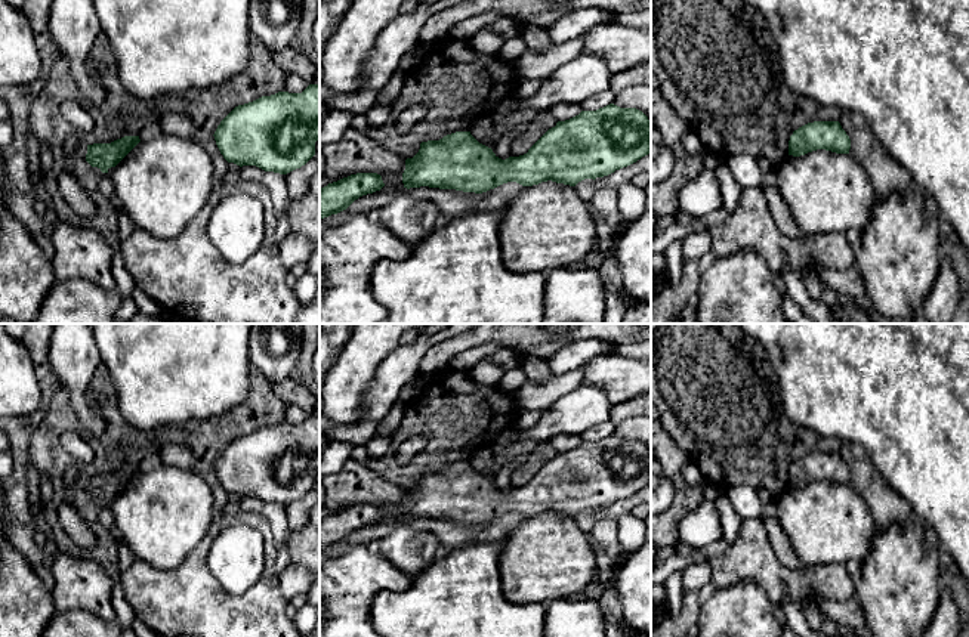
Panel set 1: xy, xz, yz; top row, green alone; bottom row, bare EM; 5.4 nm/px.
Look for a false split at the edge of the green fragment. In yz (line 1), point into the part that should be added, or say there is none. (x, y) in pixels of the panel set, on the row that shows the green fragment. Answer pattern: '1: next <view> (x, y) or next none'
1: next none

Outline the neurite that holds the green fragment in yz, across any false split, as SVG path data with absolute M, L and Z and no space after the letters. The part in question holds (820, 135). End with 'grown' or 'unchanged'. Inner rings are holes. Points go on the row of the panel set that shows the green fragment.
M839 121L808 123L790 136L789 155L800 157L817 149L849 154L851 139Z | unchanged

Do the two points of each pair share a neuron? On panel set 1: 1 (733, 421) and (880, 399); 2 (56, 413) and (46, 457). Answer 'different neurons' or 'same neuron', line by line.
1: different neurons
2: same neuron

